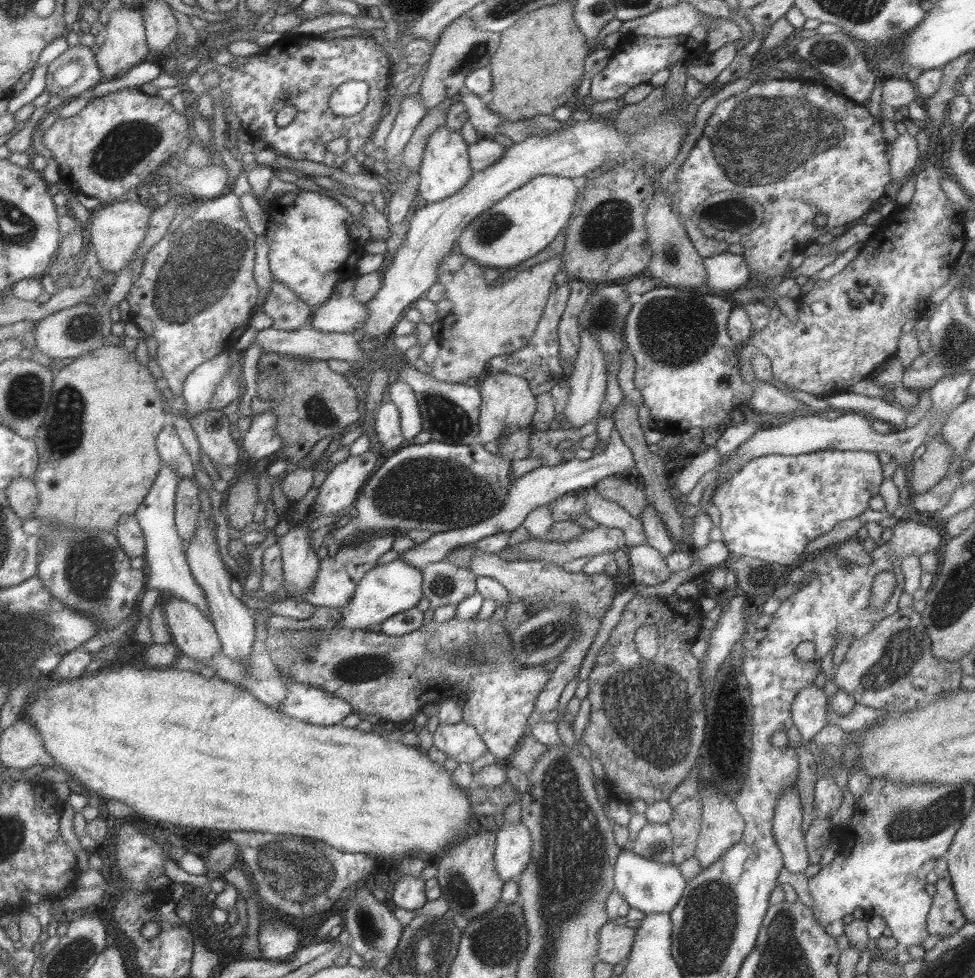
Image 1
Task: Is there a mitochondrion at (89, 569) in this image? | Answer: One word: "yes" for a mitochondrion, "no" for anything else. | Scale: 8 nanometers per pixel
yes

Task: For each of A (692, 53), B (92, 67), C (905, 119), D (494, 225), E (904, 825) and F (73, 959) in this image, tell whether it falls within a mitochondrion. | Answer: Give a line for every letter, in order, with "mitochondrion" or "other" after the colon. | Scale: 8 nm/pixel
A: other
B: other
C: other
D: mitochondrion
E: mitochondrion
F: mitochondrion

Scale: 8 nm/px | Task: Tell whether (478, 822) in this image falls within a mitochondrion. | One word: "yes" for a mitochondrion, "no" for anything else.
no

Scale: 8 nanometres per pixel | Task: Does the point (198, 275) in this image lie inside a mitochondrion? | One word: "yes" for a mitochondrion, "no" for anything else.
yes

